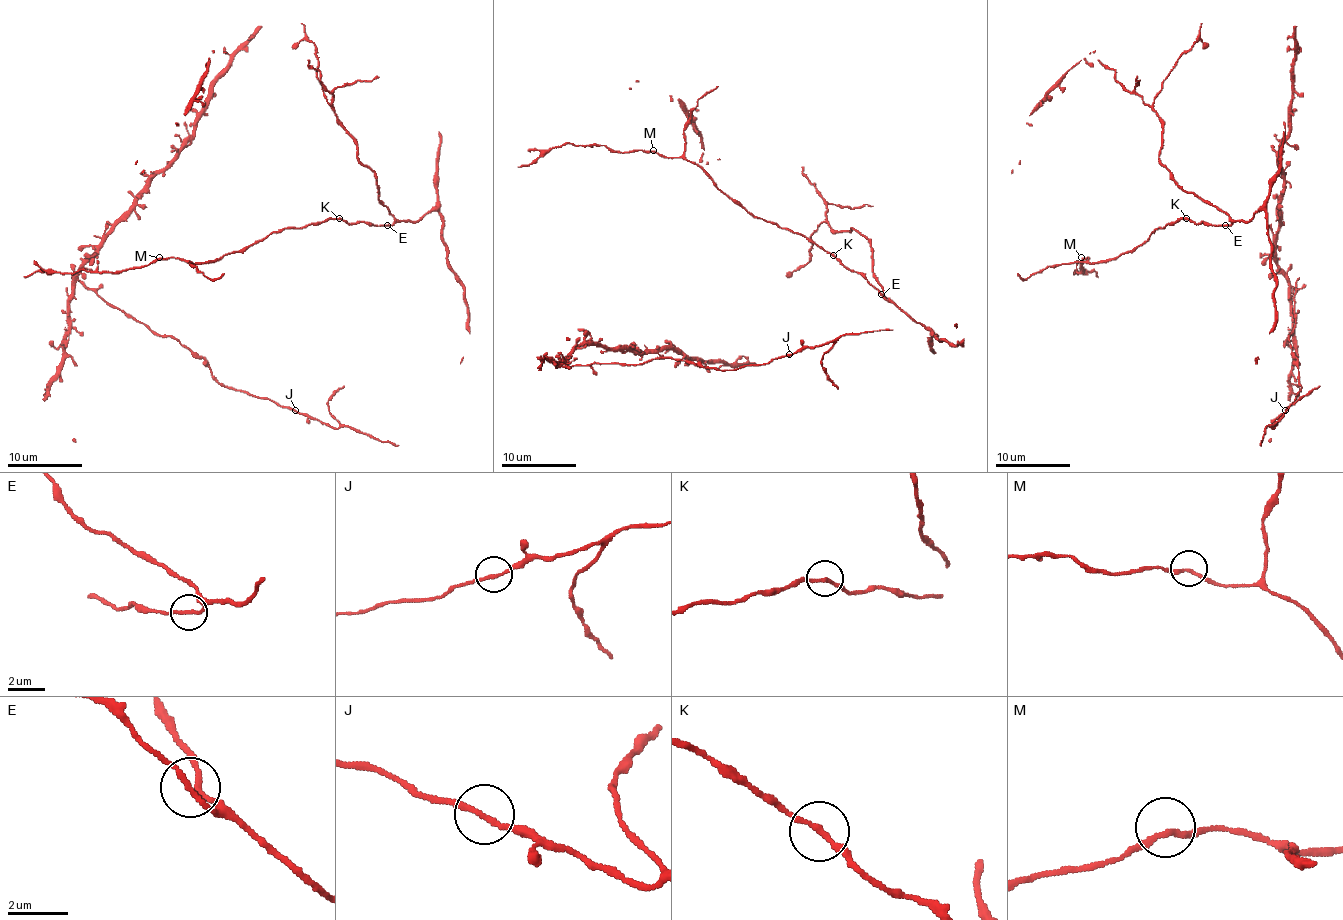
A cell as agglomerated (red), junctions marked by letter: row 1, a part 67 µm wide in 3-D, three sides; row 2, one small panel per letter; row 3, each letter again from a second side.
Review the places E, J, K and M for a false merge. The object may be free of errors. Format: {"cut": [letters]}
{"cut": []}

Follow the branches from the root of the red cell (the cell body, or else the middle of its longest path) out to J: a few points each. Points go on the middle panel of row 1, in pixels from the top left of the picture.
J: (747, 358), (728, 364), (692, 360), (672, 349), (580, 345), (569, 366), (675, 358), (737, 369), (790, 354)

